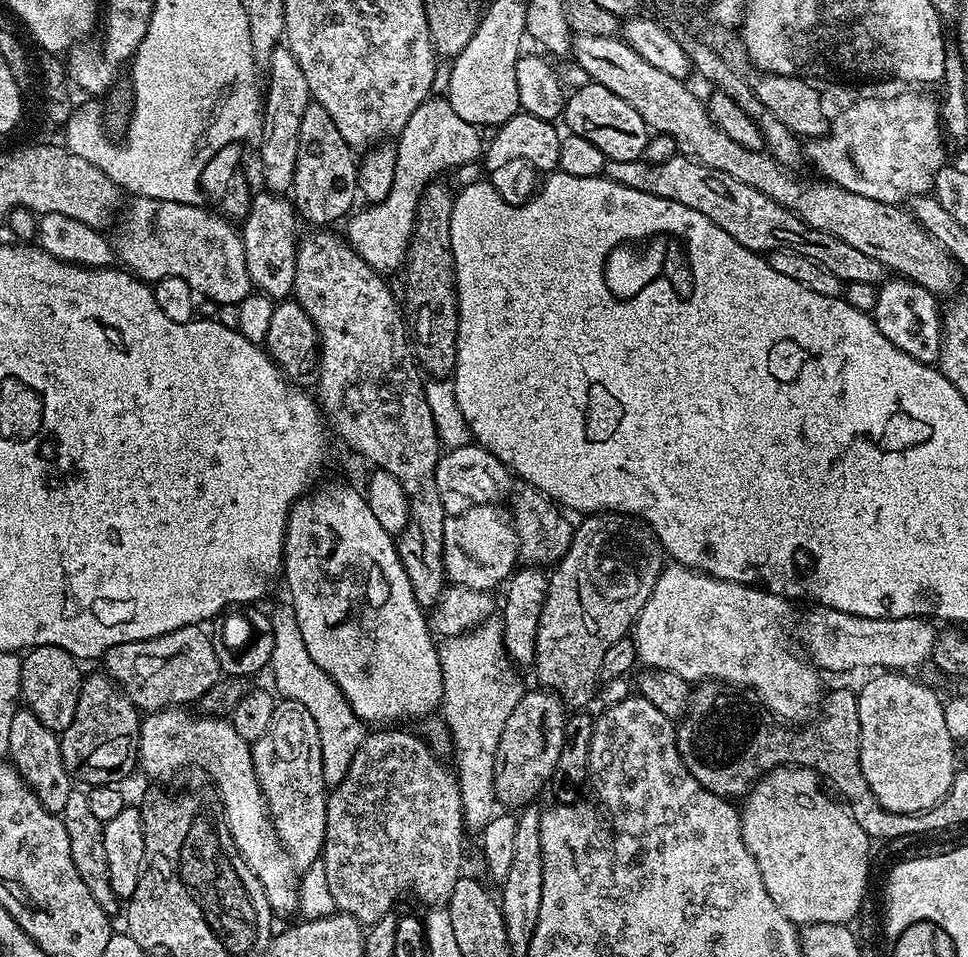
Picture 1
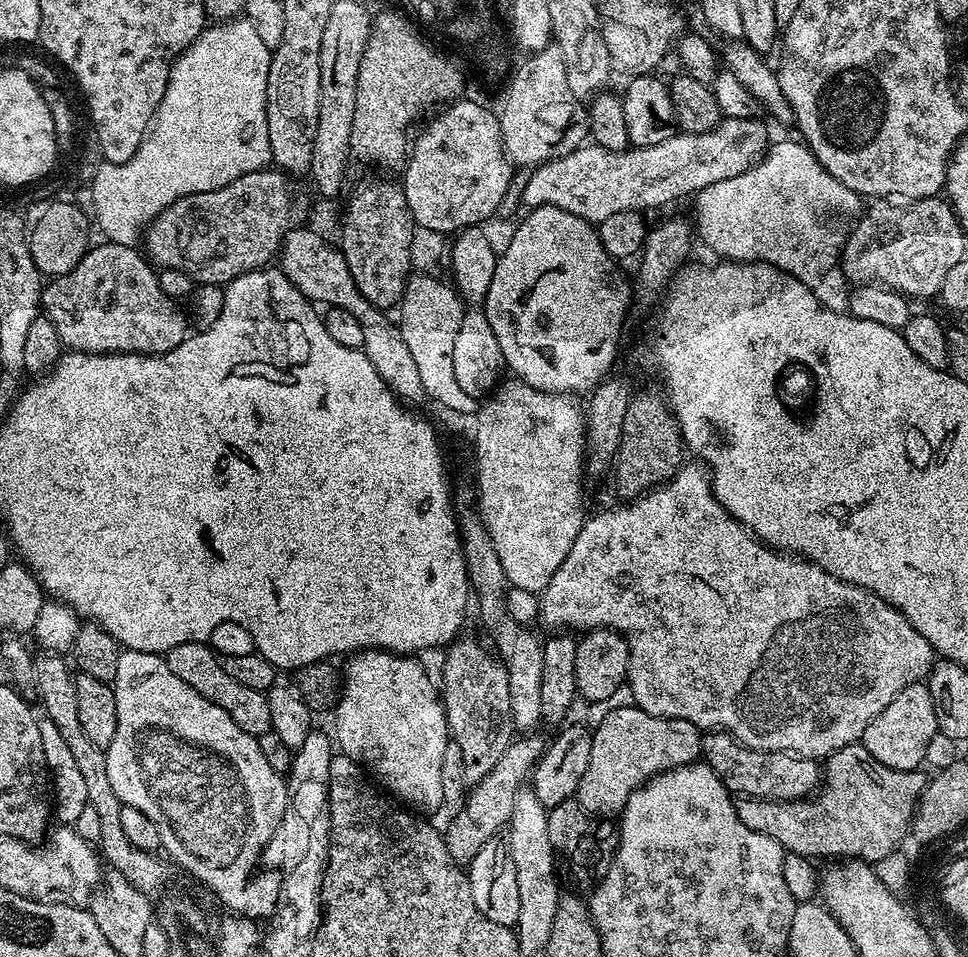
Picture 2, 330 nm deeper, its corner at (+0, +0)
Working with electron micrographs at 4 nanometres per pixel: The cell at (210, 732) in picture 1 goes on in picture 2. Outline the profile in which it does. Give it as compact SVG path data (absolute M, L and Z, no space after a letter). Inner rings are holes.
M124 648L118 658L114 678L110 683L116 707L116 725L114 726L114 736L110 738L104 752L104 762L106 778L110 778L110 786L114 786L114 794L120 800L121 805L129 804L134 806L134 810L142 810L142 814L146 814L146 818L150 818L150 822L154 822L154 830L158 830L160 848L168 851L167 859L173 865L175 865L174 863L181 864L194 879L201 880L228 907L225 909L229 913L245 918L270 917L275 910L275 903L279 900L281 877L272 872L260 872L257 876L252 876L252 871L255 870L260 856L265 855L265 848L282 820L288 794L285 777L281 773L275 772L266 763L266 758L260 749L259 739L246 734L246 730L242 730L242 726L238 726L238 722L234 722L234 718L230 718L230 714L226 714L226 710L222 710L222 706L214 706L214 702L202 698L202 694L198 694L198 690L186 686L186 682L182 682L182 678L178 678L174 674L174 670L170 670L167 659L161 653Z

